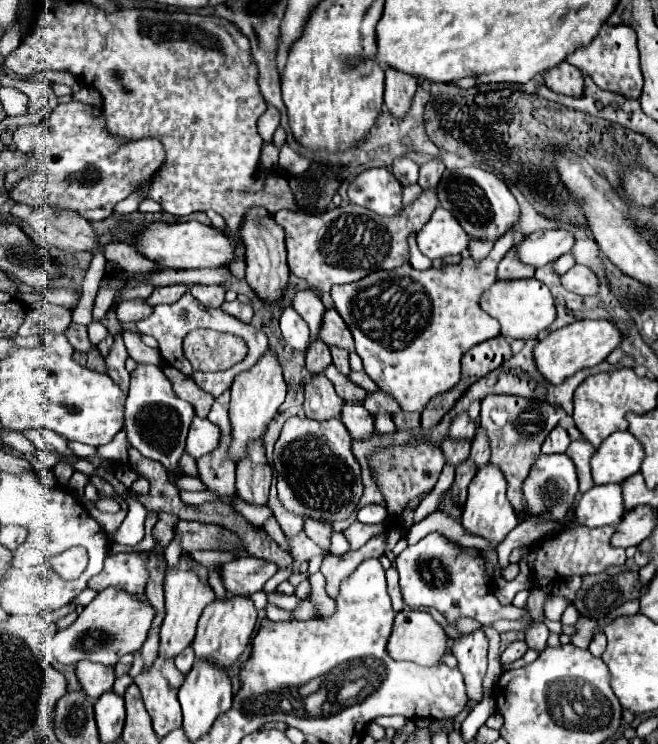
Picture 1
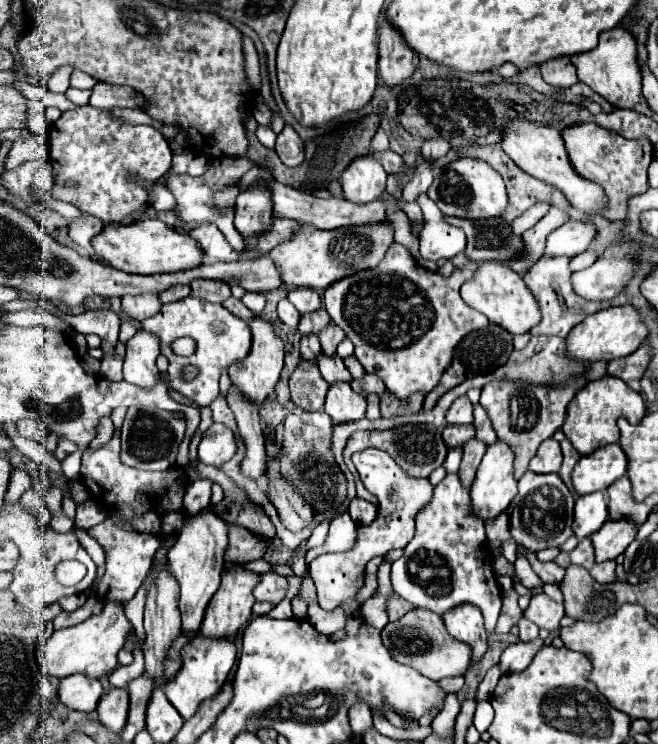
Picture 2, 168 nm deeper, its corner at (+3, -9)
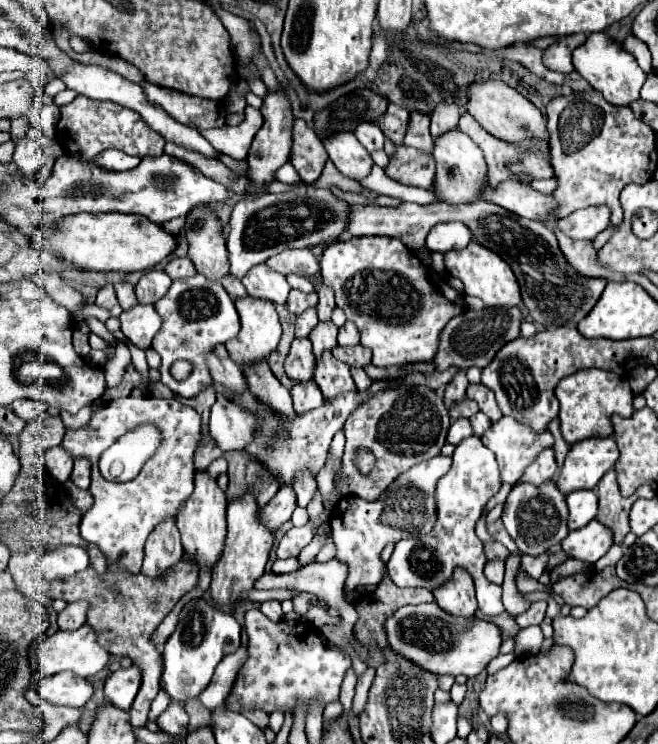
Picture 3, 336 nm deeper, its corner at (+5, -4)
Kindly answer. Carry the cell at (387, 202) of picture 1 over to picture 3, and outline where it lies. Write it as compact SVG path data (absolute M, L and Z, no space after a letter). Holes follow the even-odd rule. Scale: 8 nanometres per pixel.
M337 133L329 137L325 149L333 165L349 179L359 181L367 177L375 165L371 155L365 151L365 147L361 147L361 143L357 143L353 133Z

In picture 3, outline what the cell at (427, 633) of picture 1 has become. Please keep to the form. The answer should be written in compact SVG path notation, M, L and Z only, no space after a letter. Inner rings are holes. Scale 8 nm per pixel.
M435 601L401 607L385 621L385 631L395 653L435 675L477 677L481 671L485 671L487 663L497 657L501 645L501 633L493 623L483 619L465 621L451 617L437 607Z

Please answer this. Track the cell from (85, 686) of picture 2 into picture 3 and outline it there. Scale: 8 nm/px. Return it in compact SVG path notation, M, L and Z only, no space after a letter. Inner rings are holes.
M69 671L45 677L39 685L39 695L47 703L53 705L67 705L67 707L83 707L91 695L93 687L87 679L73 675Z

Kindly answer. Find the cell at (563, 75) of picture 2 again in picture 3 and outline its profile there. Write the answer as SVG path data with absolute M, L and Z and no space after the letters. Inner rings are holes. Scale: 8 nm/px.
M559 39L557 43L549 45L543 51L543 65L551 71L559 71L559 73L567 75L573 71L571 53L573 53L573 49L569 47L569 39Z

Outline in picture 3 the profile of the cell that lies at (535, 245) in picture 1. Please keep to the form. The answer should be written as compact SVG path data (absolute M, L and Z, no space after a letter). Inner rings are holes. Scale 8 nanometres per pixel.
M589 207L573 211L569 217L557 221L557 229L571 239L591 241L597 233L609 227L609 209L607 207Z

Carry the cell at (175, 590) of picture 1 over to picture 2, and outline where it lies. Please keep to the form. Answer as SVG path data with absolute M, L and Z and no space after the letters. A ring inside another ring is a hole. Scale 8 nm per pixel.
M205 508L199 514L189 516L189 522L179 532L177 542L167 552L171 572L175 574L179 588L181 588L179 610L183 618L183 630L199 630L205 608L219 588L221 572L225 568L223 556L225 556L227 542L229 542L227 532L229 532L229 524L221 520L211 508Z

